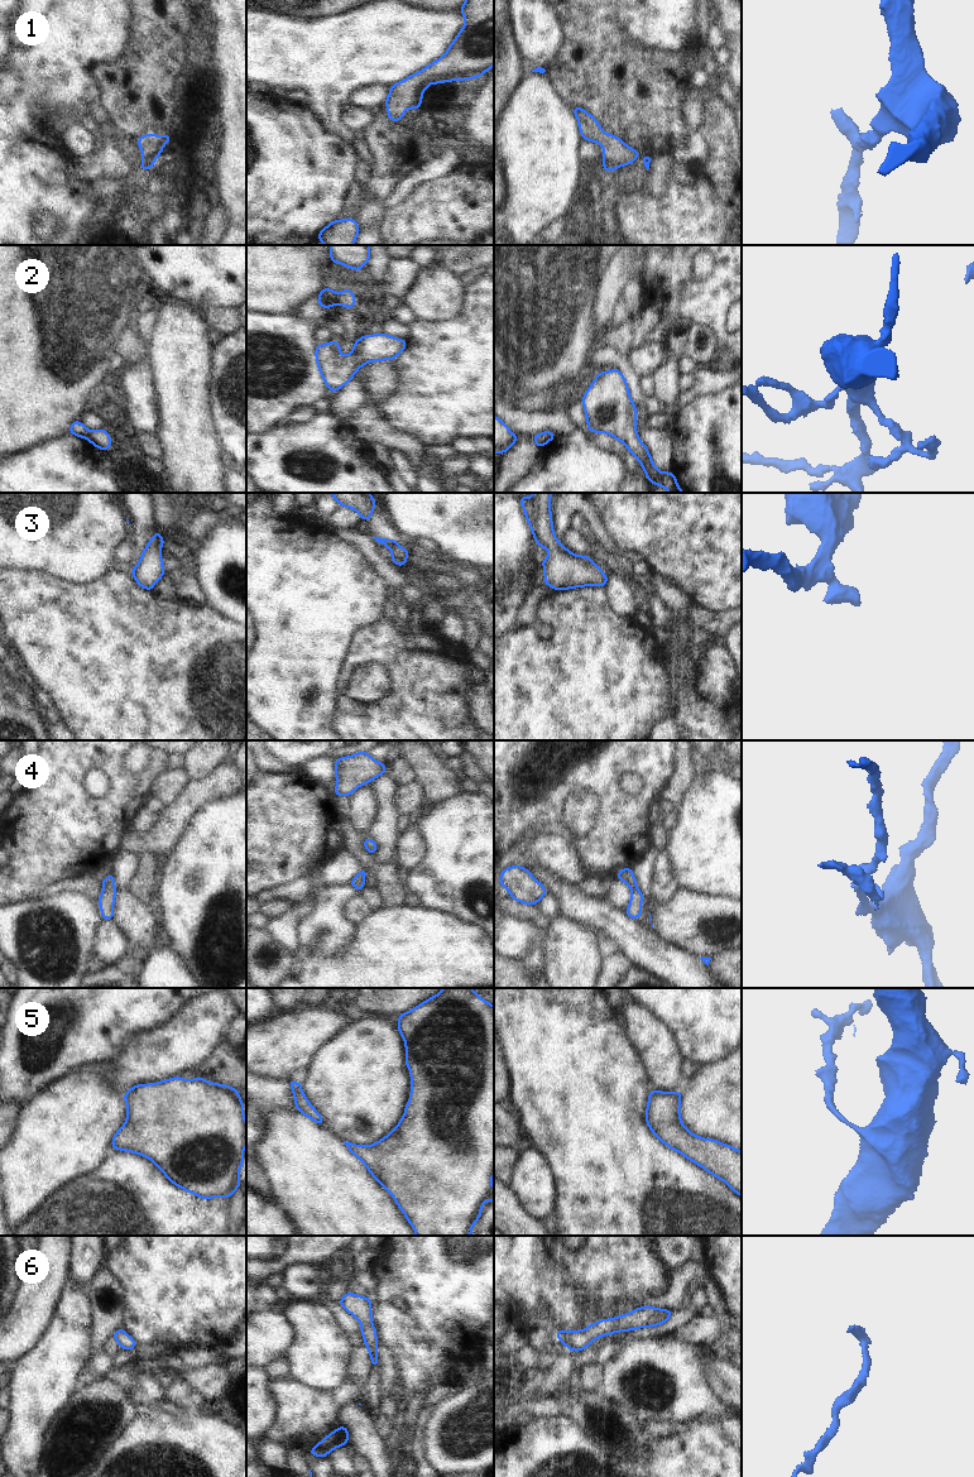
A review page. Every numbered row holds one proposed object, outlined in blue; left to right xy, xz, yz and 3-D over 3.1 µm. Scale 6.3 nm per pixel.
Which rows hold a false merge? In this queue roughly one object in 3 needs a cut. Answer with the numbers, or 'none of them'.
2

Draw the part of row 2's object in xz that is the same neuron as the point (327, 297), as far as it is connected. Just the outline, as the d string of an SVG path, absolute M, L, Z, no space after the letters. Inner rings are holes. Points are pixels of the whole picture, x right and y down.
M323 288L317 297L318 303L322 308L334 307L339 299L339 294L334 292L331 288Z

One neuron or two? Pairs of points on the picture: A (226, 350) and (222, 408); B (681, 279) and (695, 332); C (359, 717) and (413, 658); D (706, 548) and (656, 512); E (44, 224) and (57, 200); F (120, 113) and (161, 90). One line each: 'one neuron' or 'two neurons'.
A: one neuron
B: two neurons
C: one neuron
D: one neuron
E: two neurons
F: one neuron

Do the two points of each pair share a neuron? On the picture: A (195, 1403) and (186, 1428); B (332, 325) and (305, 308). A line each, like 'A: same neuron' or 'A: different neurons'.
A: different neurons
B: same neuron

